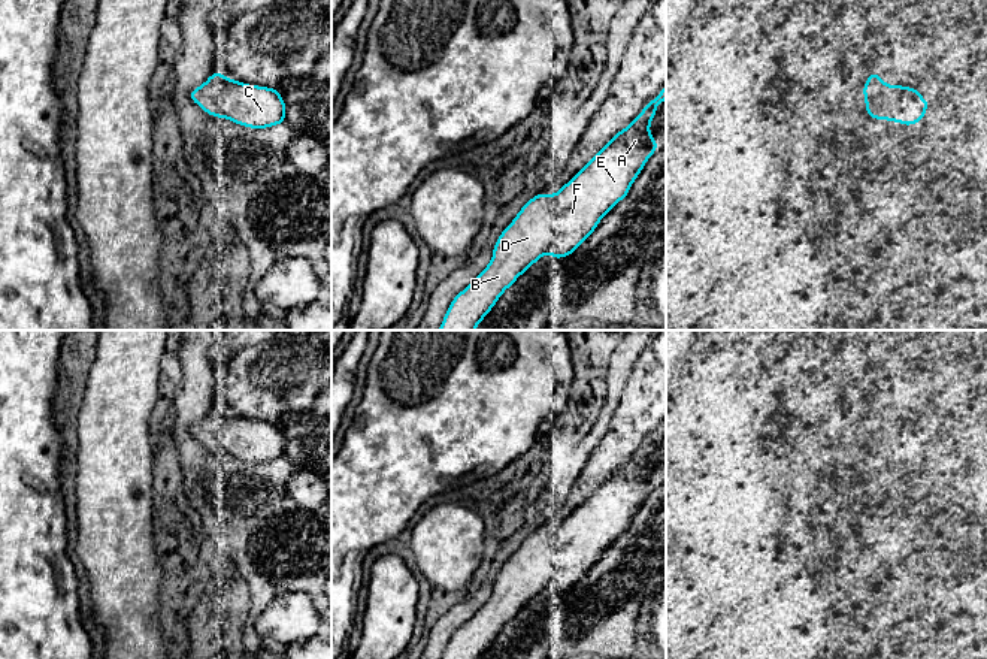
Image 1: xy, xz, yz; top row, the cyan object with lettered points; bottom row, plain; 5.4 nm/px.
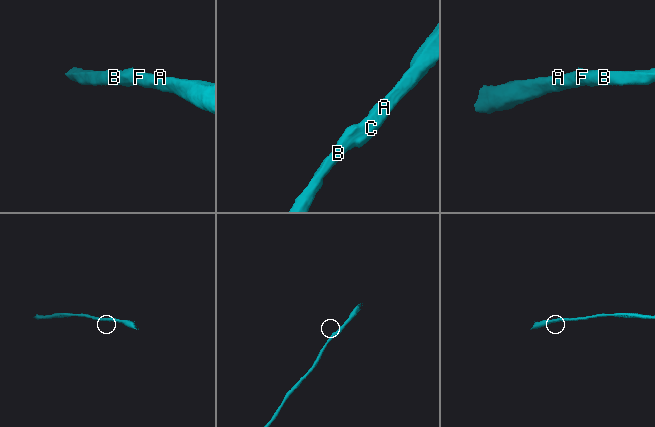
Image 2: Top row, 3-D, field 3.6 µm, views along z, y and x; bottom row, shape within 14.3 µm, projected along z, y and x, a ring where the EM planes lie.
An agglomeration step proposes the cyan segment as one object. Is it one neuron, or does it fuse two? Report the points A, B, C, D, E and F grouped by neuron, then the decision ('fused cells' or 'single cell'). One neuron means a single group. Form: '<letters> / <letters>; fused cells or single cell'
A B C D E F; single cell

